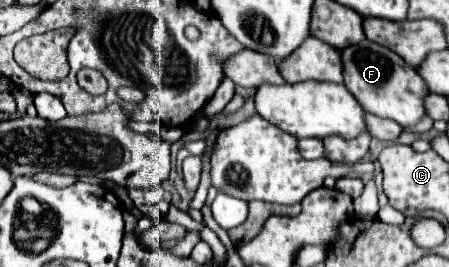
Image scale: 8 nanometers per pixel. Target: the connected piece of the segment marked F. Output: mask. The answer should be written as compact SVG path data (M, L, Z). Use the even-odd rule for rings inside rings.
M362 40L352 48L342 50L344 60L344 86L354 92L354 98L362 108L374 116L396 120L400 126L416 126L424 116L424 98L430 94L428 84L416 68L406 64L396 52L384 48L372 40Z

